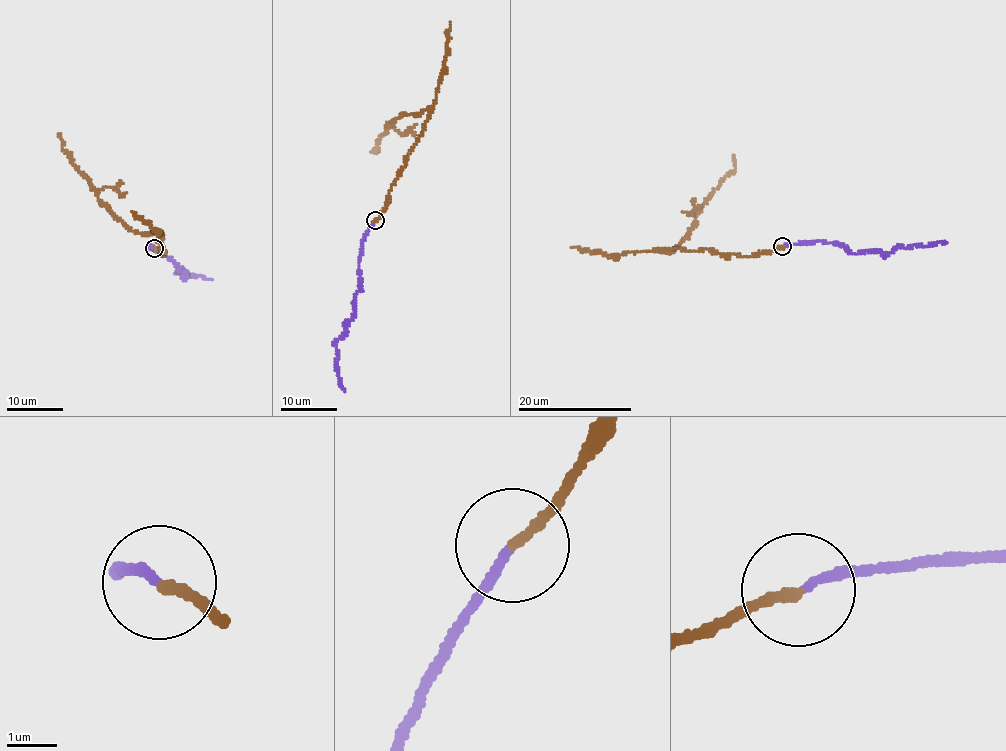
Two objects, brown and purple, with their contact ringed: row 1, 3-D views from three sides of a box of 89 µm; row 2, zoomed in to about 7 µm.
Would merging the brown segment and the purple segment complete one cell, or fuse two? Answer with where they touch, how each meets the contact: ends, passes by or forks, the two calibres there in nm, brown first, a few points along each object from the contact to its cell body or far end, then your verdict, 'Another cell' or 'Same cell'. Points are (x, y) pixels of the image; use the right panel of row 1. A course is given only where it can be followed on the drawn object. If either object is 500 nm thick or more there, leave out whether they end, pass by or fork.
Place: (782, 246). At the ring brown ends. At the ring purple ends. Thickness 180 nm (brown) against 150 nm. Course of brown: (782, 247), (748, 256), (655, 249), (671, 252), (684, 240), (699, 209), (734, 169), (735, 154). Course of purple: (782, 247), (834, 241), (850, 251), (888, 253), (896, 248), (947, 242). Another cell

